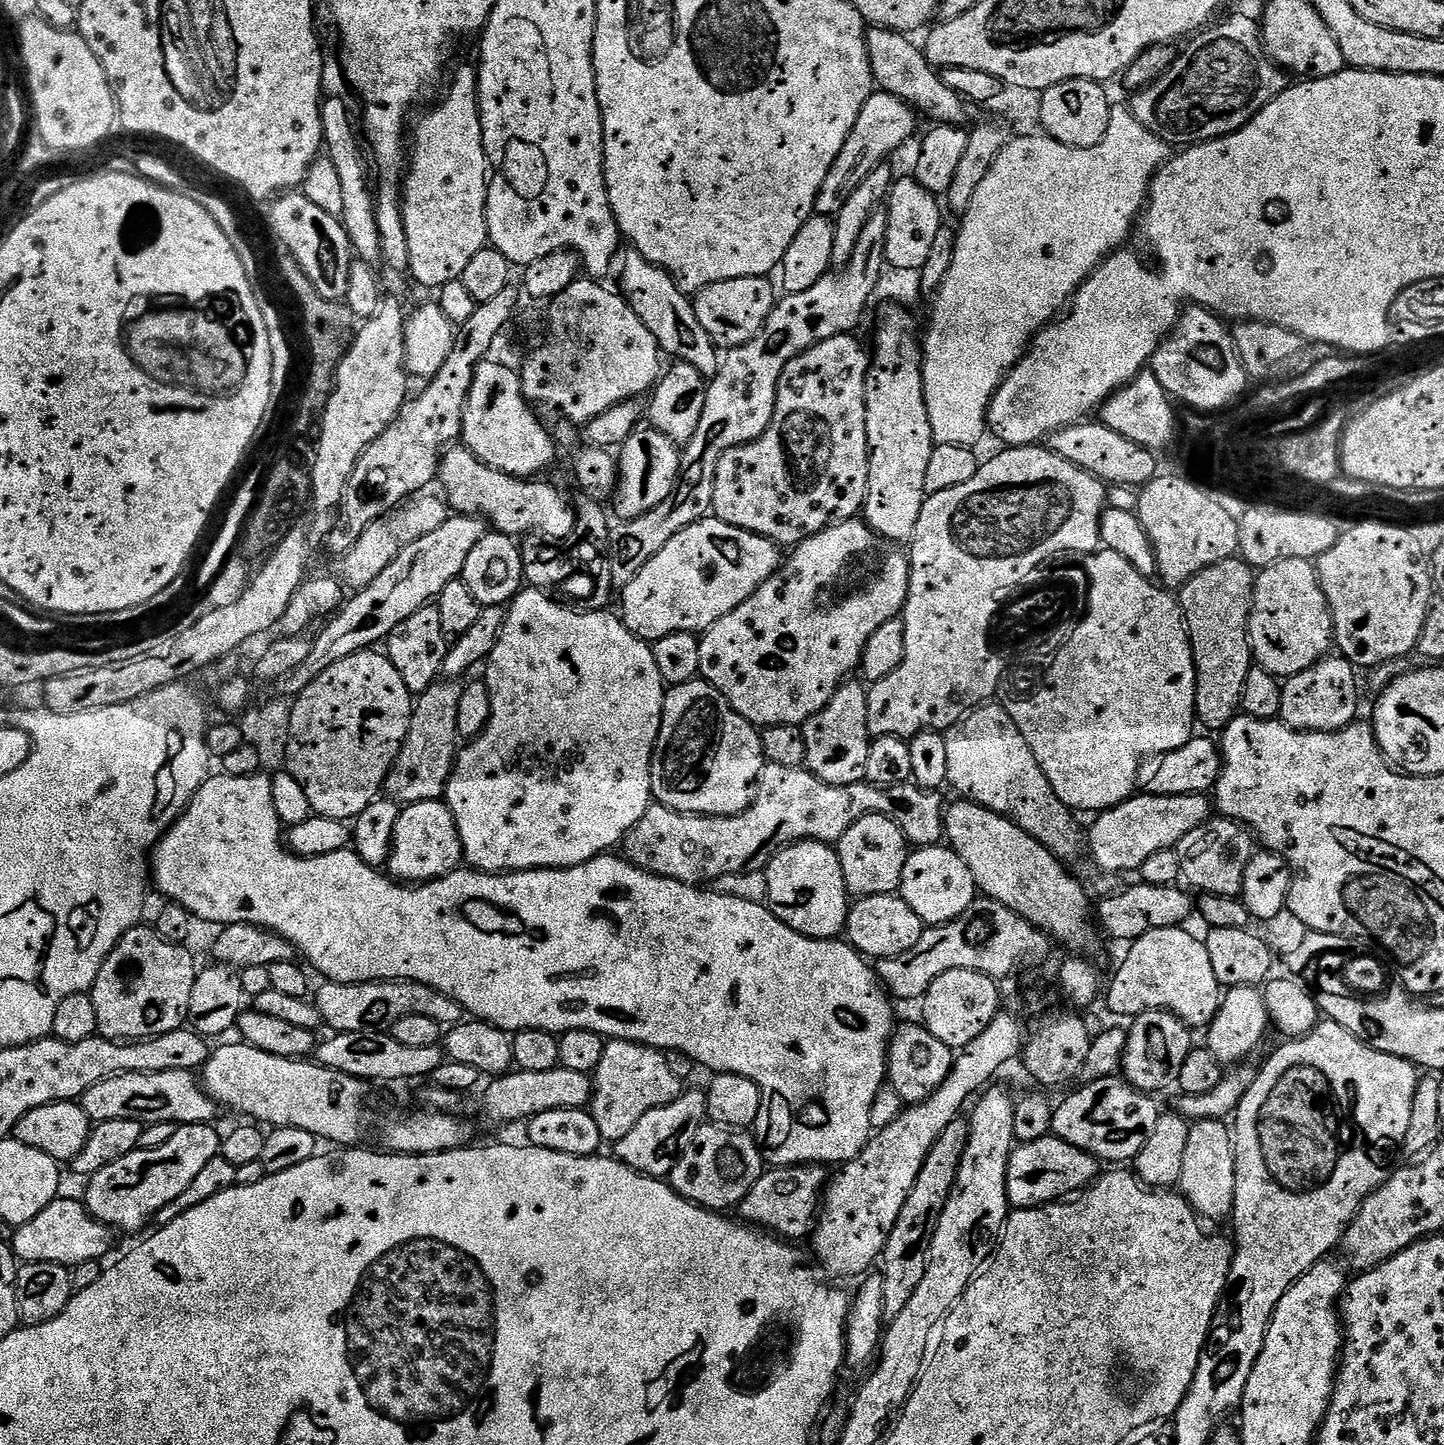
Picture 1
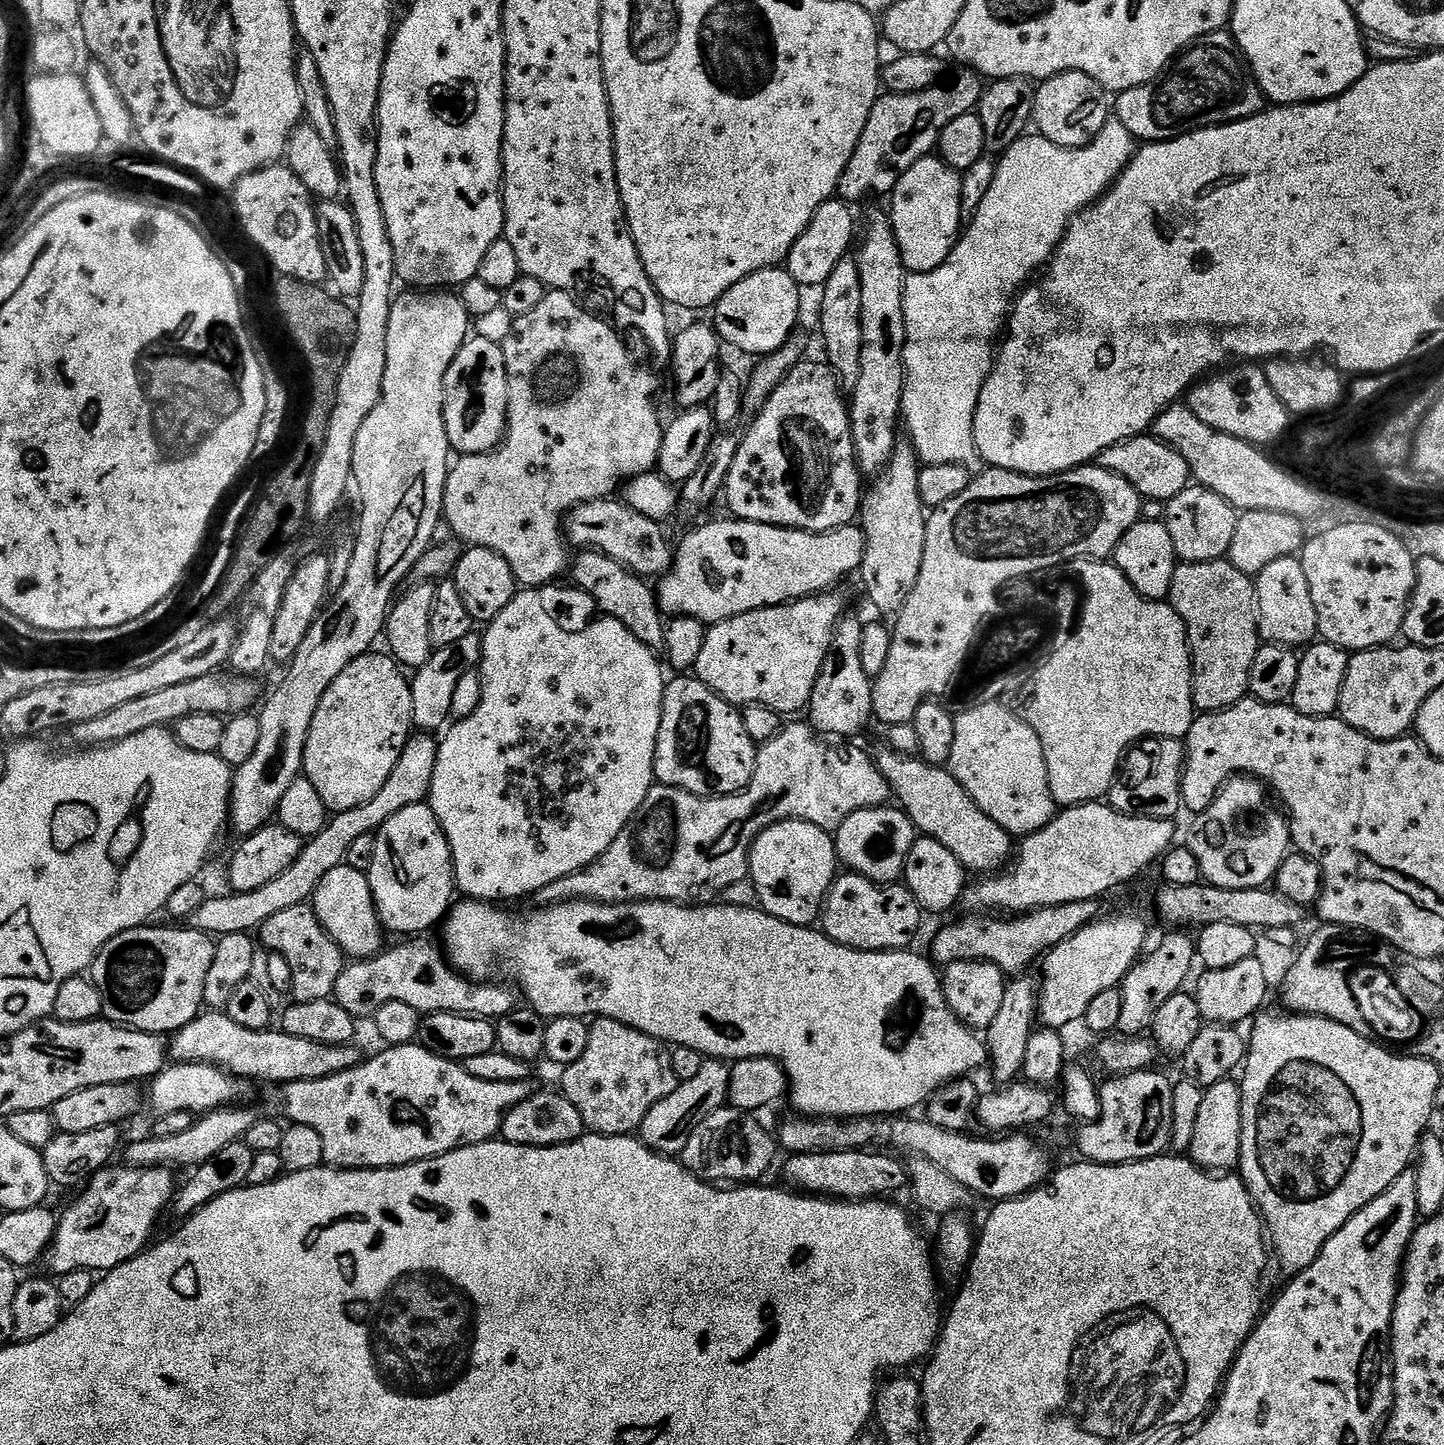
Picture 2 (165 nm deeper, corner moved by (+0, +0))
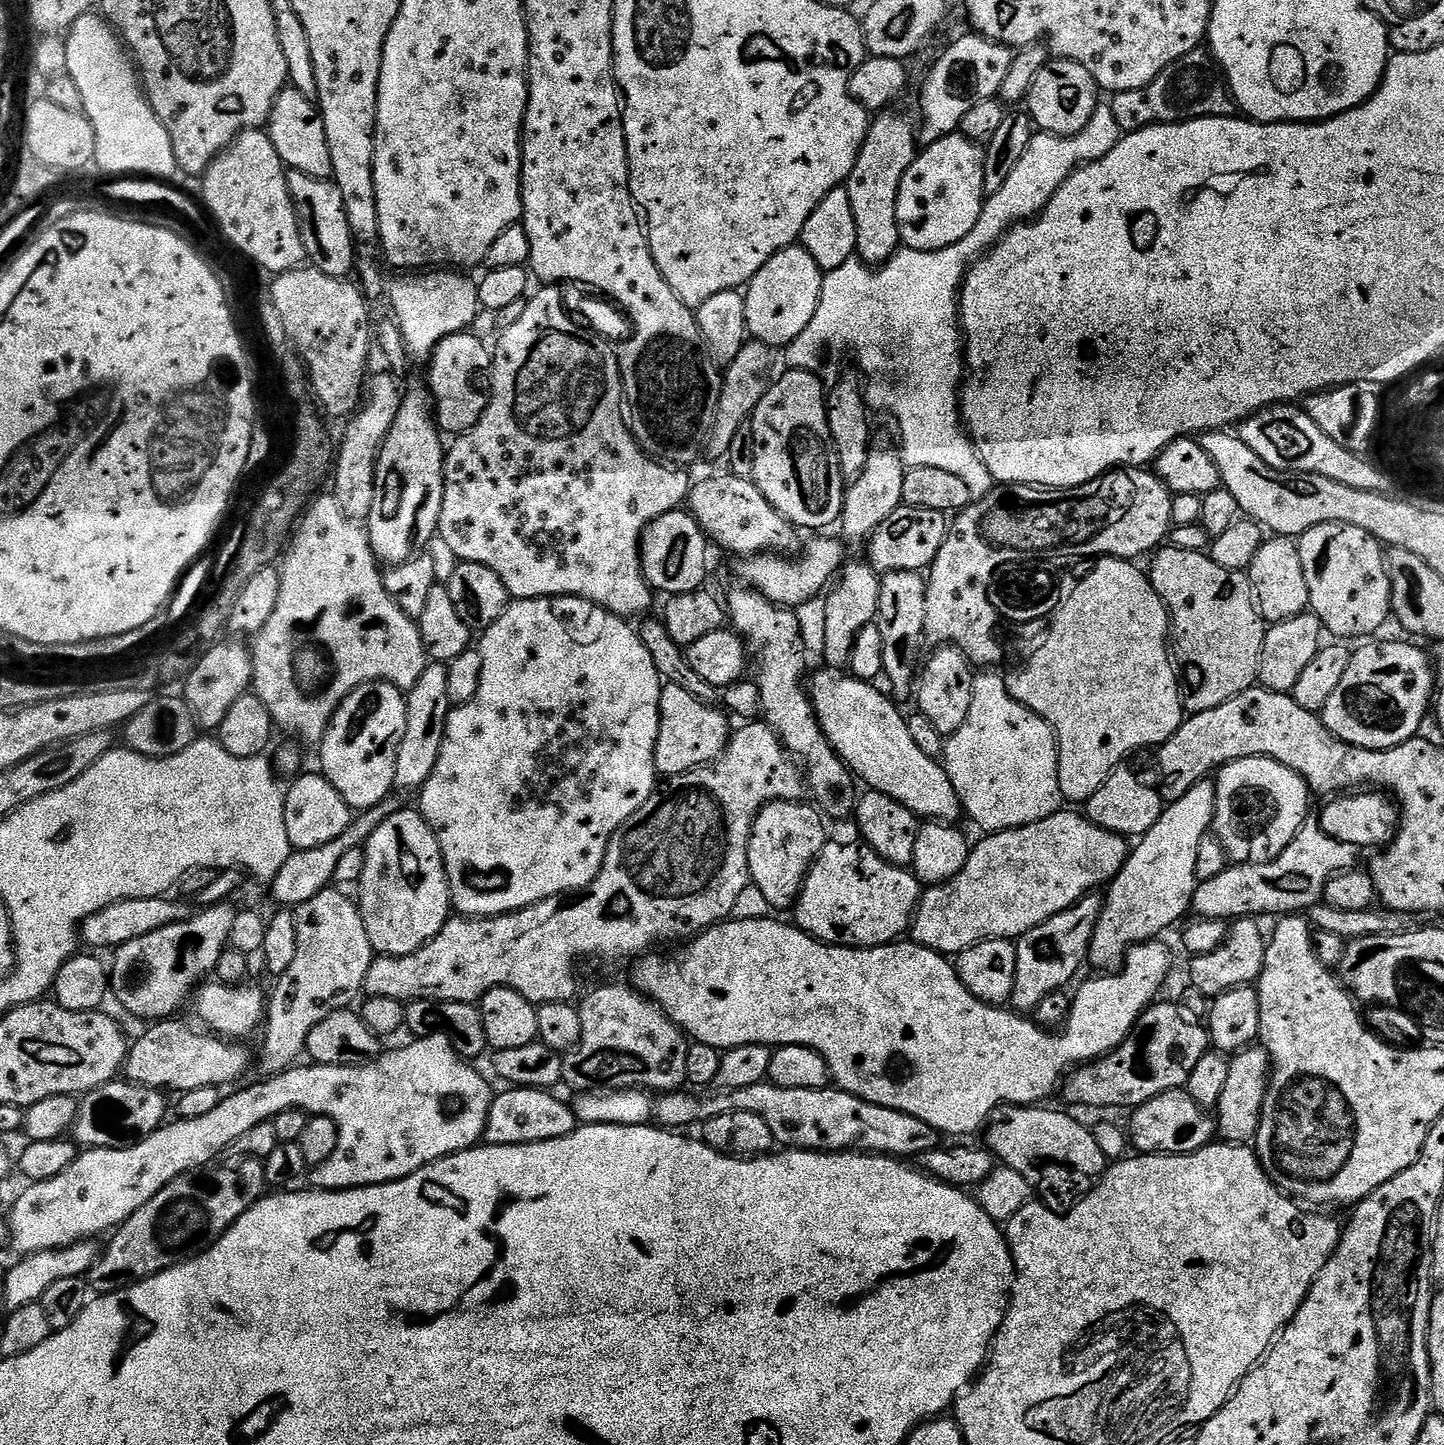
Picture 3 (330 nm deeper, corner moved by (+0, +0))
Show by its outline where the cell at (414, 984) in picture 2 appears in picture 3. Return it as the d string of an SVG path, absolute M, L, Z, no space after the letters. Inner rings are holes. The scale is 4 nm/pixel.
M744 722L739 725L740 729L731 733L728 747L724 749L719 760L713 760L707 766L693 768L691 772L683 772L680 776L667 777L657 787L655 792L618 826L616 833L610 838L610 846L606 850L606 858L602 862L602 870L585 888L579 892L570 892L562 896L551 896L542 898L542 902L534 902L517 912L507 912L505 916L486 916L483 918L452 918L445 924L441 932L435 936L430 943L414 950L414 954L405 956L376 956L372 961L370 970L366 974L364 992L368 996L378 998L394 998L411 1002L413 1000L441 1000L442 1002L466 1002L476 1004L484 995L495 988L509 988L522 998L526 998L537 1006L542 1004L553 1004L554 1002L568 1002L576 992L576 963L583 956L597 956L600 960L616 960L619 956L632 956L639 958L651 953L655 944L668 944L671 940L676 942L687 942L693 936L700 935L701 932L712 928L716 924L722 924L729 919L734 910L734 901L738 899L738 894L746 890L750 883L748 874L748 843L752 837L752 824L756 820L757 814L764 809L764 805L774 800L794 800L799 801L800 795L805 795L806 780L798 767L797 761L786 751L780 739L776 736L774 729L763 722Z

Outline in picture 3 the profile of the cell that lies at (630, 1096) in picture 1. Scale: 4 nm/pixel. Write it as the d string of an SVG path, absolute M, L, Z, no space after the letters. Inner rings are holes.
M608 984L605 988L596 988L584 1001L579 1001L582 1034L576 1047L564 1056L562 1066L562 1081L573 1088L573 1093L643 1088L659 1094L675 1092L685 1087L689 1037L653 1000L637 992L635 987L625 984Z

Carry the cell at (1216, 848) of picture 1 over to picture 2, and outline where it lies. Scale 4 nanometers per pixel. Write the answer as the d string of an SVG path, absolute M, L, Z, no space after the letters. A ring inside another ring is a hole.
M1241 774L1229 780L1216 793L1215 802L1193 819L1196 821L1192 824L1192 837L1186 840L1186 847L1192 851L1194 858L1198 858L1200 875L1207 883L1226 890L1250 890L1267 888L1275 881L1276 871L1290 855L1292 826L1287 815L1277 807L1274 800L1272 805L1271 799L1273 800L1273 797L1261 781Z

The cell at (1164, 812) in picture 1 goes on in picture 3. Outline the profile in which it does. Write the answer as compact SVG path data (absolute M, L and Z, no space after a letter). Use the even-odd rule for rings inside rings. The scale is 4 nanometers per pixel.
M1061 810L1042 822L1030 826L993 832L971 845L966 866L946 884L933 884L921 895L910 929L915 943L952 958L983 940L1015 941L1034 926L1042 926L1054 914L1062 914L1070 906L1112 883L1112 879L1128 861L1127 839L1089 820L1087 815Z

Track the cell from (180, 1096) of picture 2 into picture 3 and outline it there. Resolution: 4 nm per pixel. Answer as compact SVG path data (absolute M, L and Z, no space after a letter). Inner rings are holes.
M124 1078L112 1080L87 1093L79 1101L71 1135L77 1145L85 1149L126 1148L165 1123L164 1115L170 1112L170 1104L164 1101L164 1096L165 1093L158 1088L133 1084Z

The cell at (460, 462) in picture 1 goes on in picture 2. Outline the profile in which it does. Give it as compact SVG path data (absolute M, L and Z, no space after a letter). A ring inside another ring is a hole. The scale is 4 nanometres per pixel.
M620 498L579 504L566 516L566 536L571 543L573 540L576 544L584 544L580 546L603 552L641 578L659 578L672 566L674 544L668 541L664 527L661 521L638 513Z

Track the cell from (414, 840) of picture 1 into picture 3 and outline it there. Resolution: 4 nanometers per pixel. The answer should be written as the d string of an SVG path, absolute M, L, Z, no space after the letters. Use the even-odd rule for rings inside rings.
M404 806L399 812L390 814L390 818L386 818L378 830L374 830L363 850L366 866L358 885L358 903L362 922L366 926L366 938L370 938L373 953L376 956L414 954L414 950L426 946L441 932L453 911L452 892L448 889L448 875L436 832L424 821L419 811L411 812L408 806Z

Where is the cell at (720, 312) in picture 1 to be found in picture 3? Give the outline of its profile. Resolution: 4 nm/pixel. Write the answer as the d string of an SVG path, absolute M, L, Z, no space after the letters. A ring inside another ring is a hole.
M793 246L774 254L774 258L770 258L770 262L766 262L766 266L762 266L762 270L758 270L758 274L754 274L754 278L746 285L744 305L748 336L773 350L787 349L788 344L794 342L794 338L798 338L802 330L806 330L810 318L814 318L814 310L822 294L823 281L824 272L818 262L814 262L814 258L810 258L810 254L802 246Z

